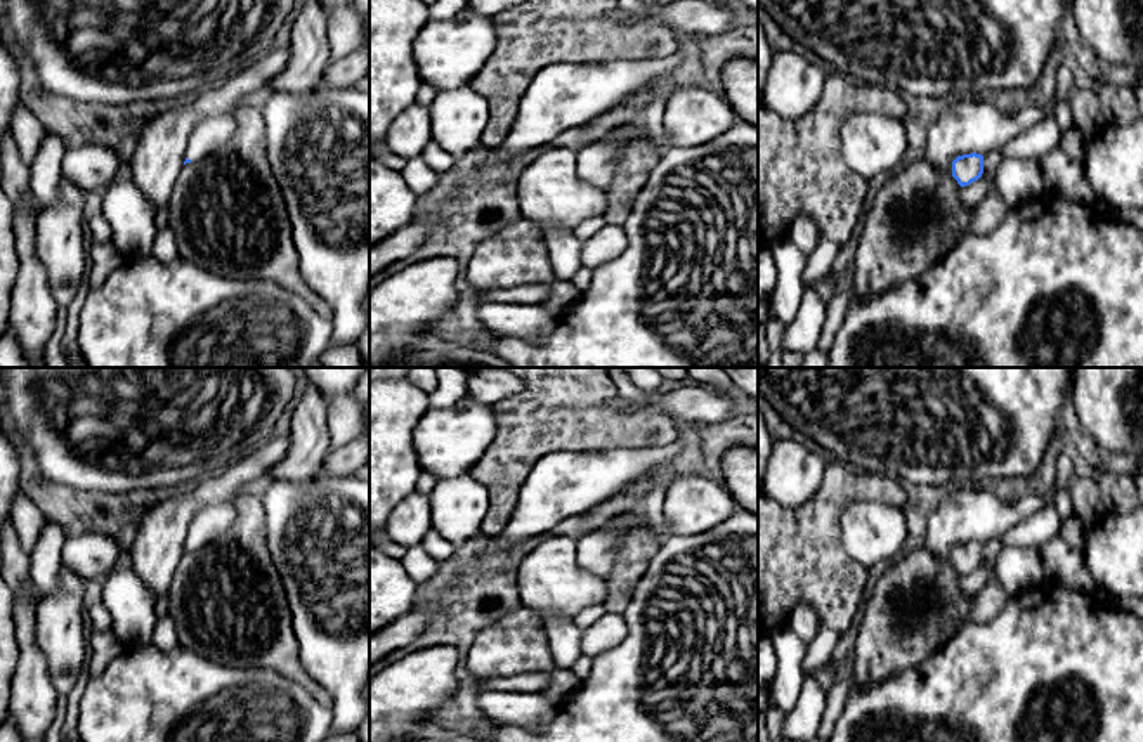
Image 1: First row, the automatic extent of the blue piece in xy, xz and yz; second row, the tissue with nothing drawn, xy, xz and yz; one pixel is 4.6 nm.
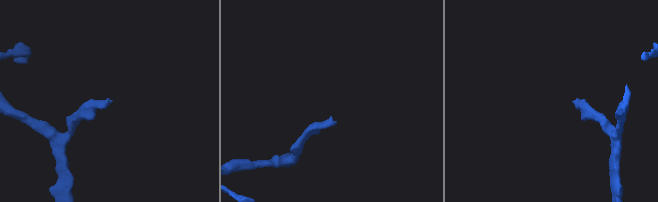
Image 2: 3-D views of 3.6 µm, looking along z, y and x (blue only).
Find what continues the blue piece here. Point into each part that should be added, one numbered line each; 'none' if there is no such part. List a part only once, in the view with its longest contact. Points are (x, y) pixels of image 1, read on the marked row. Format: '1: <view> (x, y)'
1: xy (214, 132)

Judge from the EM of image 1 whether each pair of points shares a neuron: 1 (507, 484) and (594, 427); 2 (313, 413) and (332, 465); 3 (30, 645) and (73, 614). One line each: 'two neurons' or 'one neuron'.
1: one neuron
2: two neurons
3: two neurons

